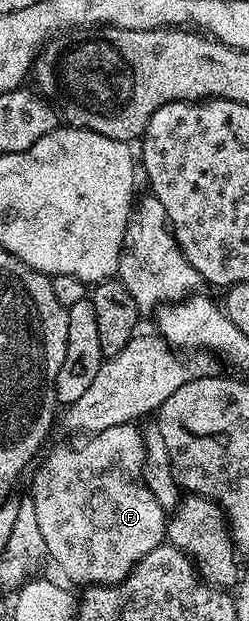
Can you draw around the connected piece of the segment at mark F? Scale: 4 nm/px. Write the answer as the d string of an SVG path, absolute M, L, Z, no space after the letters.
M134 424L109 427L88 436L80 449L53 450L47 462L36 468L29 495L37 511L41 539L45 539L48 558L59 565L76 586L118 585L131 574L138 561L149 555L149 551L164 544L169 517L143 482L145 447L142 432L135 428Z

